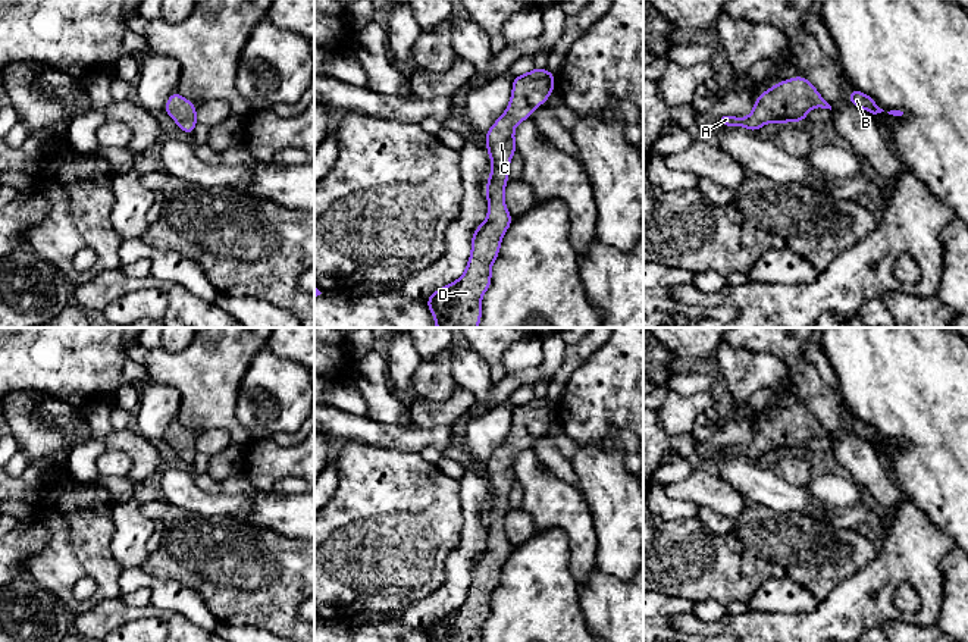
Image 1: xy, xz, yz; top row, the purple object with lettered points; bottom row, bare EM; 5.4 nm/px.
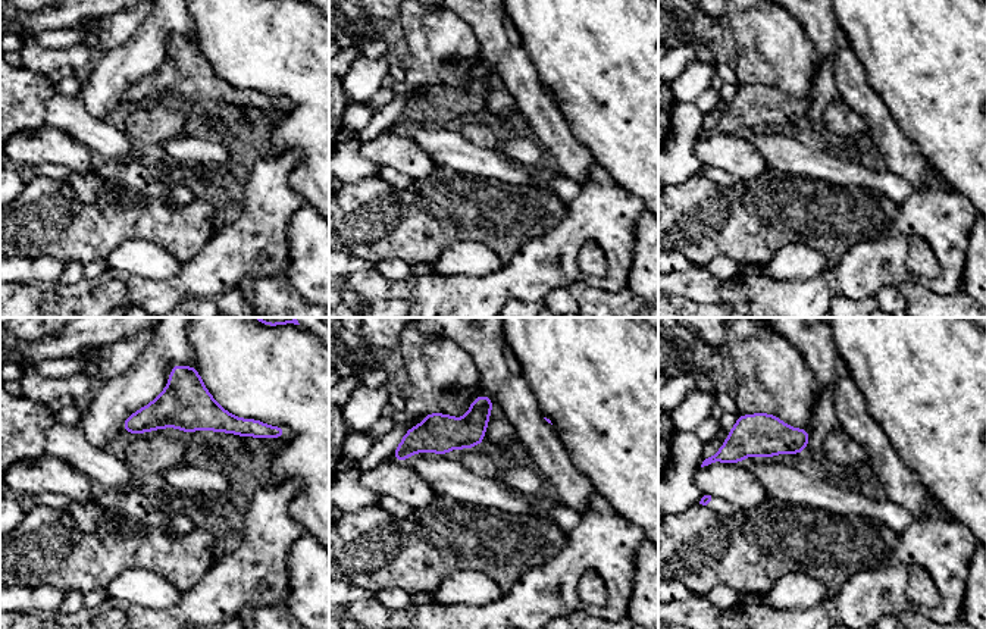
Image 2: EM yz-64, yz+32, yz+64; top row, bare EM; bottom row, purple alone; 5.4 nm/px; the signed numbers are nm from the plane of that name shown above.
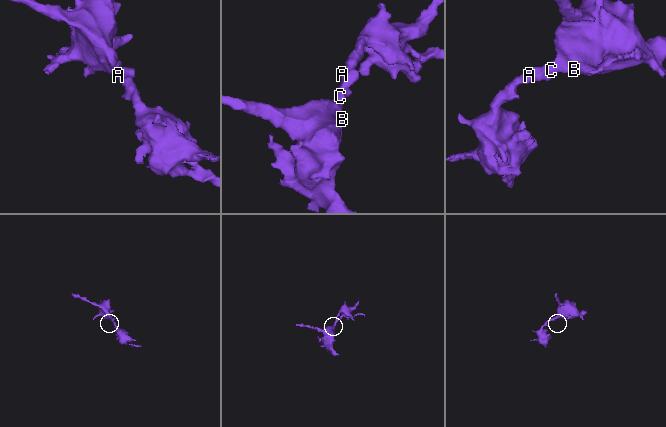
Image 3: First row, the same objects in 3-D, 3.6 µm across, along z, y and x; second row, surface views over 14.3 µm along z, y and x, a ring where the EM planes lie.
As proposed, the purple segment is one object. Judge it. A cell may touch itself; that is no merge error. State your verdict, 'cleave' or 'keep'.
keep

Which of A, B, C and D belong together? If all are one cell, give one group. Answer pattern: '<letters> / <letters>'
A B C D

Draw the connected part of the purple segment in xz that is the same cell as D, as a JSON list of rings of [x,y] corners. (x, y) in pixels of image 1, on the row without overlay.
[[[535,397],[513,407],[510,433],[485,464],[492,491],[486,513],[488,548],[473,561],[472,582],[463,605],[426,627],[430,642],[482,642],[480,629],[492,611],[491,596],[513,549],[504,530],[504,517],[510,508],[510,489],[516,483],[514,455],[546,432],[554,413],[555,404],[548,398]]]

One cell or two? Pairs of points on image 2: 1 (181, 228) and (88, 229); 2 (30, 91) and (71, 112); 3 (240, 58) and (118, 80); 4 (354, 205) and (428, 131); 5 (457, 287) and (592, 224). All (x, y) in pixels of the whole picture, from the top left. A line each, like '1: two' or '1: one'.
1: one
2: two
3: two
4: two
5: one

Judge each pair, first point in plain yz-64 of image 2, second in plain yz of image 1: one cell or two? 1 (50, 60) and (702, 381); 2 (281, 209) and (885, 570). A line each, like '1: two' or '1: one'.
1: two
2: one

